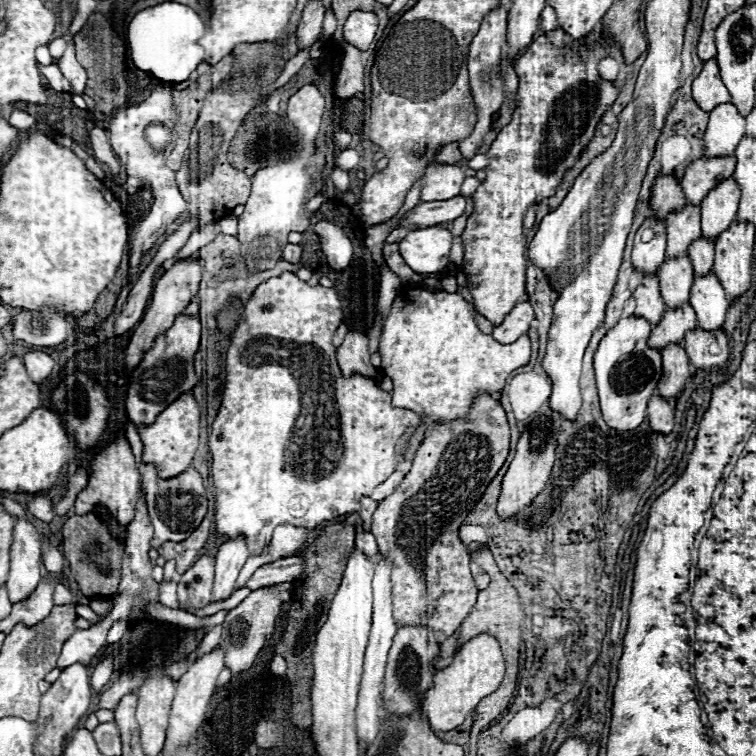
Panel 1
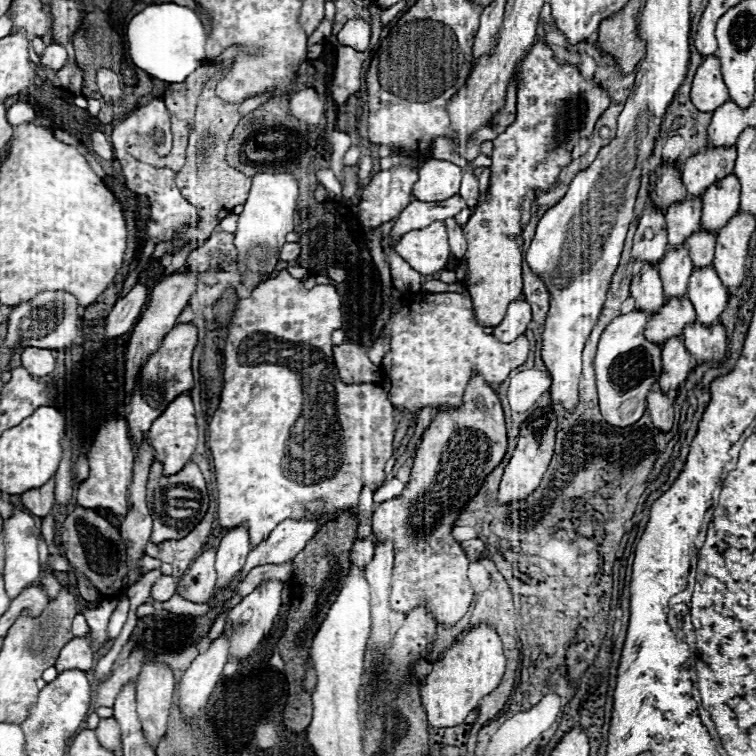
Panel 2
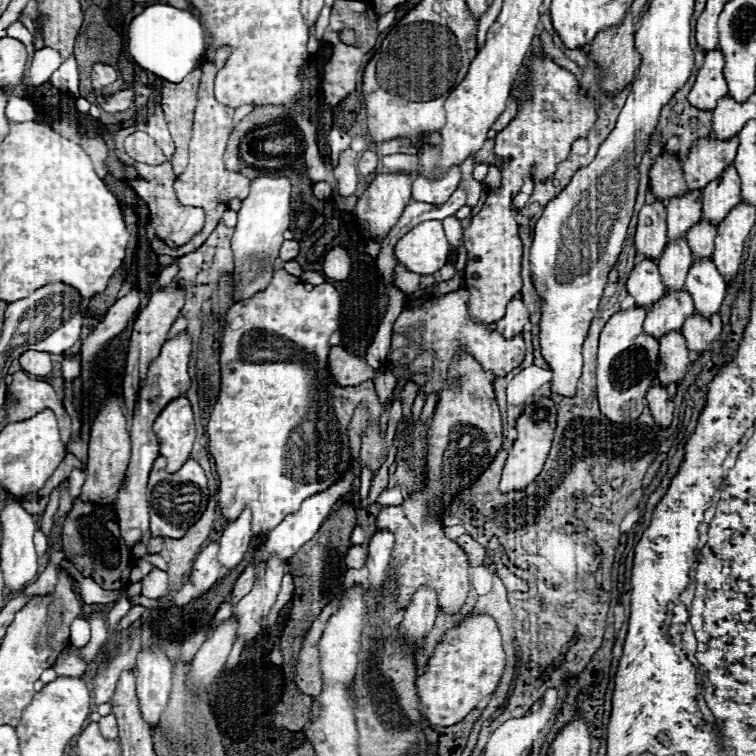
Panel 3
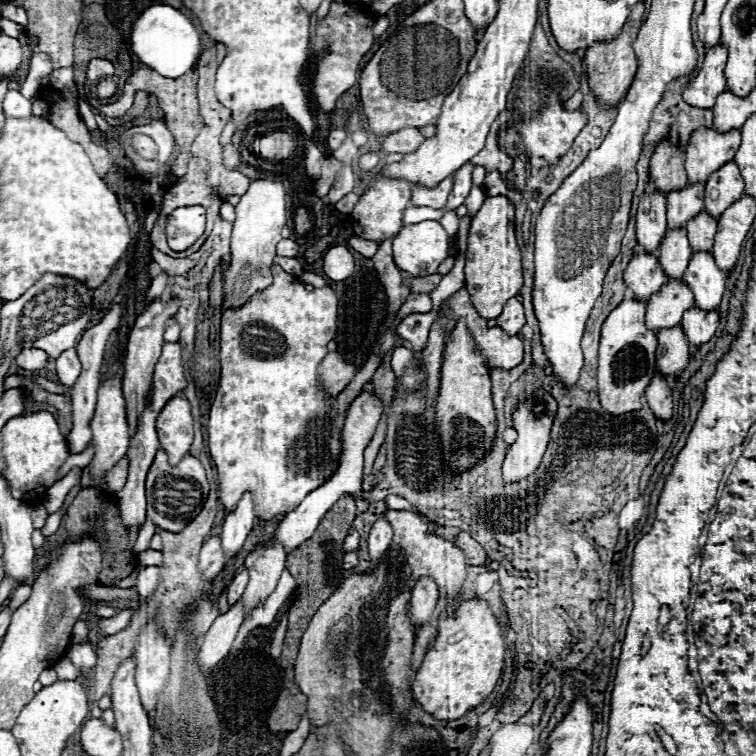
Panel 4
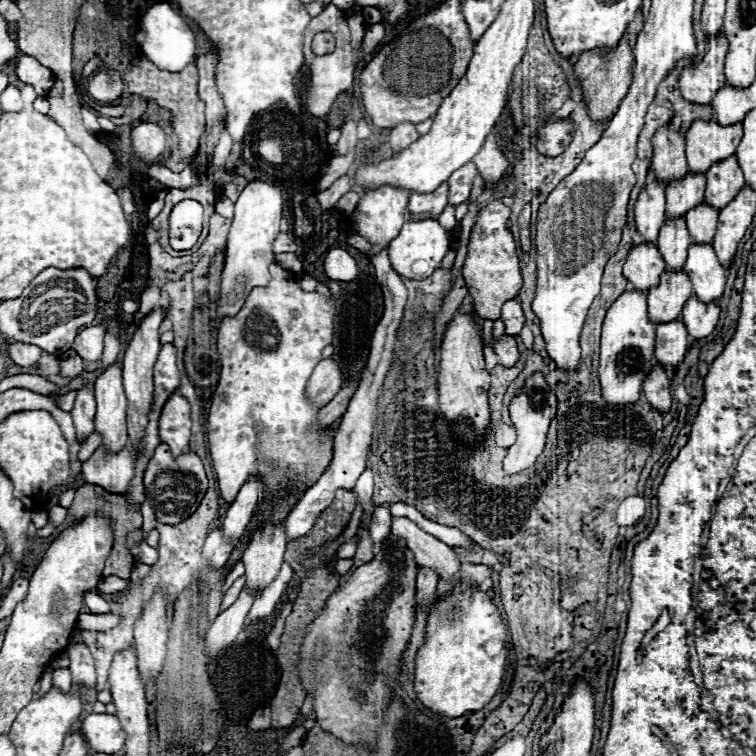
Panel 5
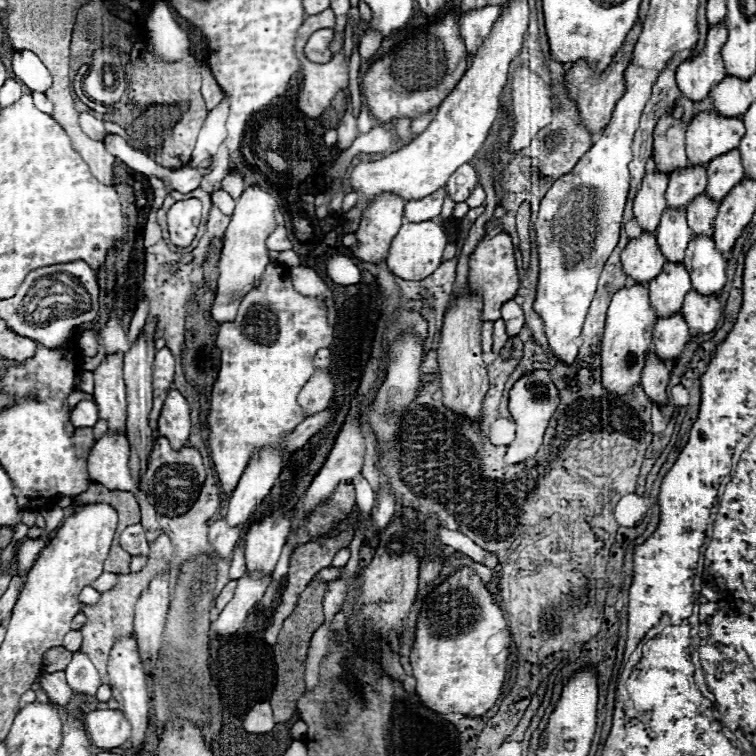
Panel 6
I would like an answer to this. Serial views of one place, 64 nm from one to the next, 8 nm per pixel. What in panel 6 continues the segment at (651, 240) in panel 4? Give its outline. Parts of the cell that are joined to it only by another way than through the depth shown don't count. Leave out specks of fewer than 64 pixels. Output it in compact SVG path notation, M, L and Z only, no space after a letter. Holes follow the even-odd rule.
M660 170L646 172L640 184L640 190L634 198L634 216L640 222L642 230L646 232L656 230L660 216L666 210L666 200L664 200L666 186L668 186L668 174Z

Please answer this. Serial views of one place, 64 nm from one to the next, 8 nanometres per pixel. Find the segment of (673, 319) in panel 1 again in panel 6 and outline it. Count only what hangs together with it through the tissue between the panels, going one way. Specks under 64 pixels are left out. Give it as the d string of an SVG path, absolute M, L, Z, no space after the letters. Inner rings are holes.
M664 264L660 276L648 282L650 302L658 316L680 312L684 296L690 292L690 276L684 264Z

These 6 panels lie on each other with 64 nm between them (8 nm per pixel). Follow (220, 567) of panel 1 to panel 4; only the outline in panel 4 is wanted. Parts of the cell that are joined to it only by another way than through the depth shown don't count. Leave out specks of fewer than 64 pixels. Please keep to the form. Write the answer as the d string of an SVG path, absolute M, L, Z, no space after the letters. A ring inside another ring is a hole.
M244 492L236 510L232 510L222 524L222 548L228 558L234 558L244 546L246 536L250 534L254 524L254 500L250 492Z

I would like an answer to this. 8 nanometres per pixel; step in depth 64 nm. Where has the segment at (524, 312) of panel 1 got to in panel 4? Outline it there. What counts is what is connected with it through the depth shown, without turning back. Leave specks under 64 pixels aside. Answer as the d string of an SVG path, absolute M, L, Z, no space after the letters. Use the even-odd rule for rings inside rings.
M510 298L506 304L504 304L504 310L502 314L496 318L498 326L508 334L508 336L516 336L522 326L526 324L526 318L524 318L524 310L522 310L522 302L518 302L516 298Z

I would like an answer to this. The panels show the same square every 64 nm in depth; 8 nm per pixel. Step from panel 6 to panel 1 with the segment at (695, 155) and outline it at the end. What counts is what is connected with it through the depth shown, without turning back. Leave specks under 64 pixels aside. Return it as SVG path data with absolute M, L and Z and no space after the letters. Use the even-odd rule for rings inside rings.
M702 156L700 160L690 162L680 180L688 204L700 204L716 184L732 176L734 166L736 156Z

